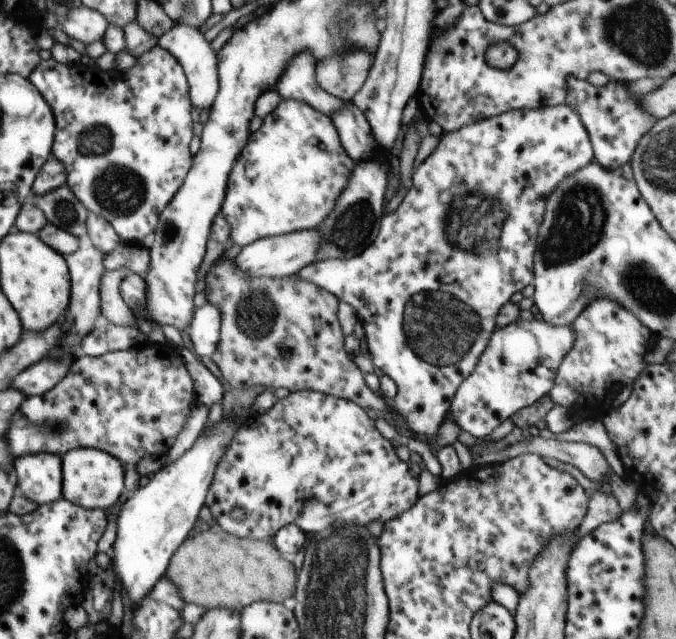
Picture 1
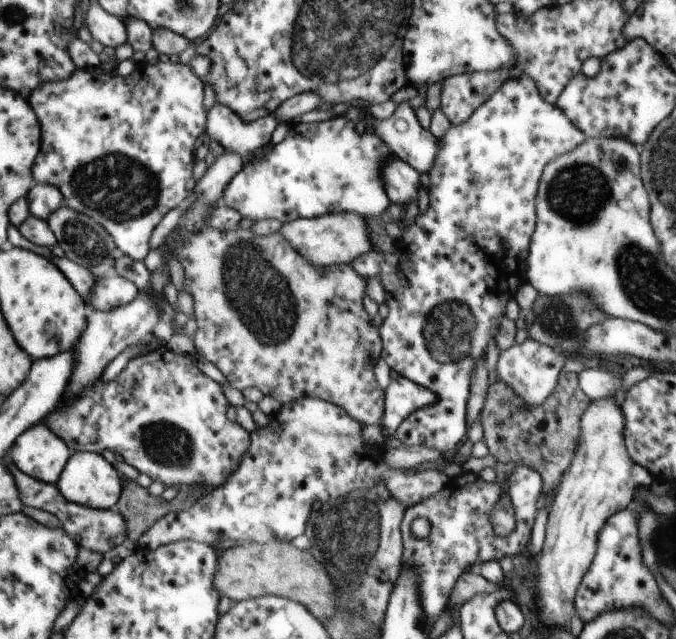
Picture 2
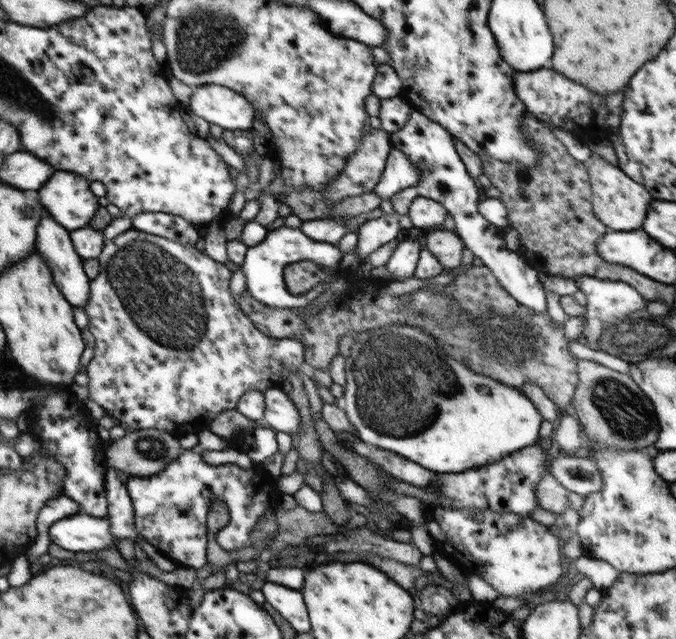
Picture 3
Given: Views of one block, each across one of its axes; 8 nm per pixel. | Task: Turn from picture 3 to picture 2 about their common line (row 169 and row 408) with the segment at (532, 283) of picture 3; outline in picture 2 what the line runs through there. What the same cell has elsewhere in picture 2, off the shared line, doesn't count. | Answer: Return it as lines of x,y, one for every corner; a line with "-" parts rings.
522,75
506,80
482,106
474,111
474,114
466,122
451,126
446,134
440,137
440,146
442,148
438,150
436,160
434,160
434,164
432,164
432,168
428,173
430,178
430,201
426,213
420,213
420,216
416,216
414,224
404,222
406,226
402,231
402,236
394,241
394,250
392,252
382,252
374,249
372,252
368,252
366,256
358,256
354,262
350,263
351,267
362,278
378,278
384,286
384,303
388,305
389,314
379,328
382,340
382,360
385,360
386,364
396,371
399,377
407,378
414,384
419,384
431,390
435,396
433,404
428,404
419,408
416,412
412,412
398,427
395,437
403,445
420,446
423,444
428,448
434,448
434,450
446,454
446,452
452,452
454,448
460,446
466,438
470,427
466,422
466,404
468,404
468,396
470,396
470,383
474,366
482,356
485,356
487,346
490,344
500,320
504,317
506,304
509,300
515,298
520,287
527,282
528,246
530,246
530,238
534,228
536,228
536,194
538,194
538,184
540,184
542,172
550,160
554,160
556,156
566,154
566,152
572,152
586,138
587,136
582,134
566,118
566,114
562,112
561,108
558,108
555,104
550,104
541,96
536,82
530,76

